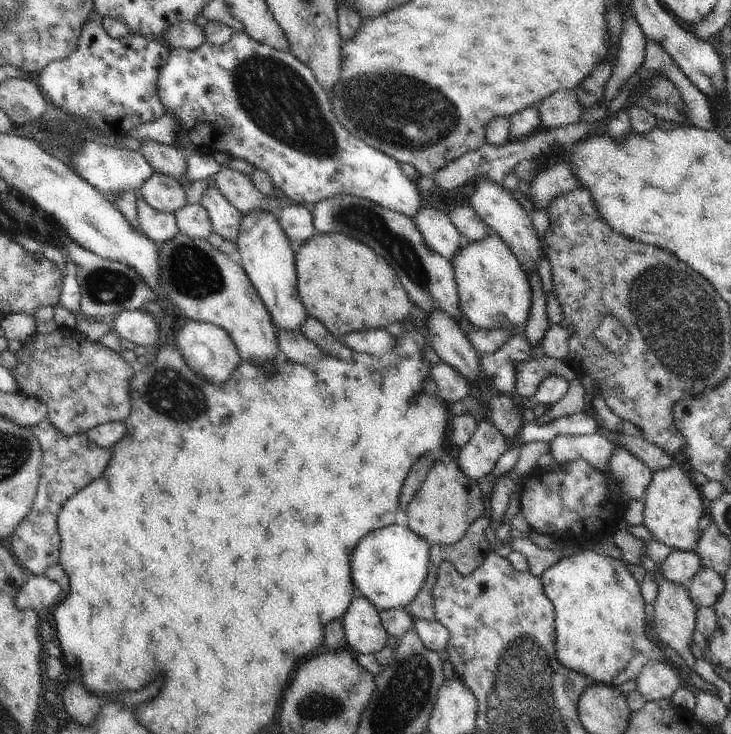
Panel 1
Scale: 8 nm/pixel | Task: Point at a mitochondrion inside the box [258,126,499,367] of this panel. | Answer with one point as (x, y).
(359, 217)

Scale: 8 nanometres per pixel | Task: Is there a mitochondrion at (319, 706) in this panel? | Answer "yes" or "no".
yes

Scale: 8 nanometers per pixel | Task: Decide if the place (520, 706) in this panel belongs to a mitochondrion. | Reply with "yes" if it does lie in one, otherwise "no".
yes

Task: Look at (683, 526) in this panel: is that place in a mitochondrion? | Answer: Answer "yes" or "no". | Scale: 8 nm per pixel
no

